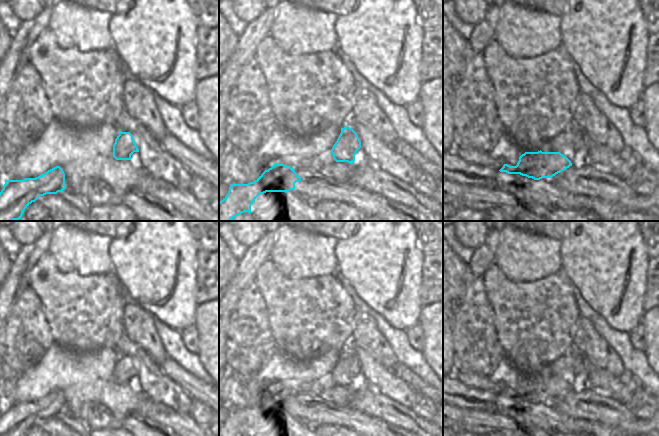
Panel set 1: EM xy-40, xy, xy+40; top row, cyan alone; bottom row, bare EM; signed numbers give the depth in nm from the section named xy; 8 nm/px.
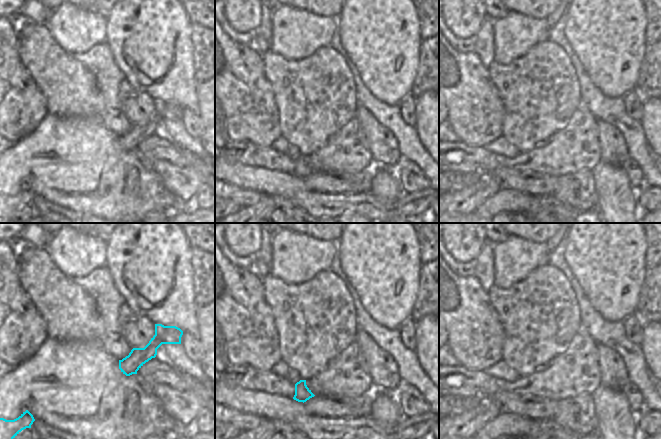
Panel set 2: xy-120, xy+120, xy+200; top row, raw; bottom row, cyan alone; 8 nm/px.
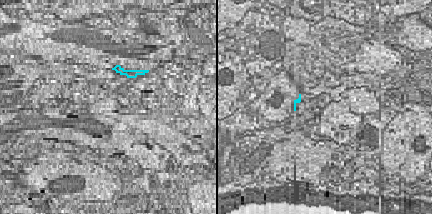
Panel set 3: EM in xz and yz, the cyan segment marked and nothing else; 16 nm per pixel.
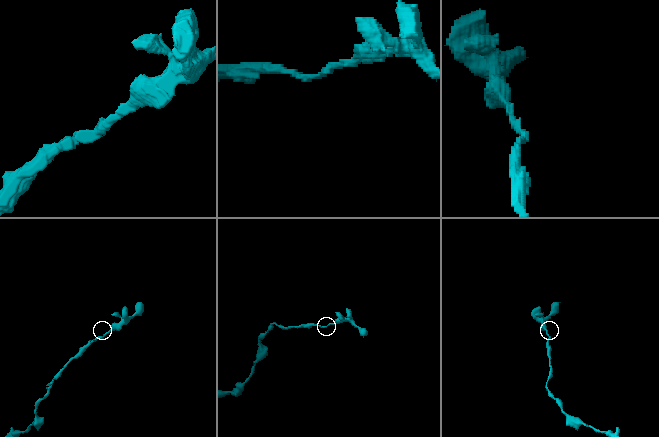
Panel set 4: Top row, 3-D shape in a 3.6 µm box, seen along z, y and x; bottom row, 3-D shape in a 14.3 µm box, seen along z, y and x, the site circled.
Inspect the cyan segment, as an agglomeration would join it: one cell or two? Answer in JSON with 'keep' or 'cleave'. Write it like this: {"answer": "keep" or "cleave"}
{"answer": "keep"}

